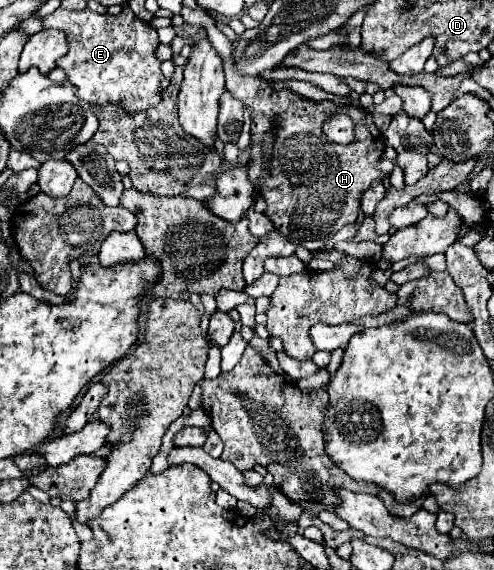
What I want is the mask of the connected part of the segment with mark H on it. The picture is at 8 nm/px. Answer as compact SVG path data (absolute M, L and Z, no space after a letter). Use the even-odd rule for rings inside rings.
M209 21L205 25L207 29L207 39L213 45L213 49L219 53L223 61L223 69L225 73L225 88L233 97L237 97L249 111L251 111L251 147L249 147L249 165L247 165L247 175L249 181L253 185L257 185L261 197L267 203L267 217L275 223L275 229L279 233L283 233L285 237L289 237L289 241L293 241L295 245L301 245L309 251L319 251L325 247L325 241L331 239L339 229L343 229L345 225L351 225L357 221L357 213L359 213L359 201L361 201L361 193L365 189L369 189L369 185L377 179L383 179L385 175L381 171L375 169L377 161L383 157L383 149L385 149L385 137L383 133L375 127L373 117L367 109L361 109L357 105L339 105L333 101L313 101L307 97L301 97L299 93L291 91L291 89L275 89L271 87L269 81L259 79L259 77L241 77L237 71L231 69L231 41L227 39L225 33L221 33L213 21ZM329 111L335 113L349 113L353 117L355 123L355 131L357 131L357 141L353 141L353 145L343 147L337 145L333 141L329 141L325 137L325 133L321 131L321 123L325 121L325 117L329 115ZM265 133L273 133L275 141L273 141L273 153L271 153L271 163L269 167L263 167L263 137ZM297 163L307 163L305 171L297 169Z

